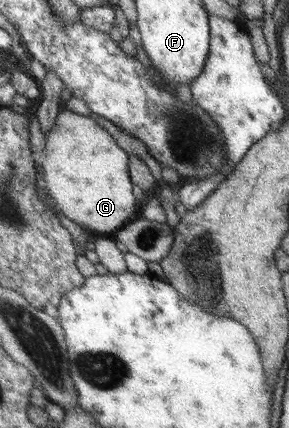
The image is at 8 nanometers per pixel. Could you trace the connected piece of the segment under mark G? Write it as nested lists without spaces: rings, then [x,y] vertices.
[[[62,109],[56,117],[54,127],[48,132],[45,145],[44,157],[41,161],[43,189],[70,221],[87,228],[96,236],[111,237],[122,230],[128,221],[132,221],[130,217],[136,213],[136,207],[134,207],[136,197],[132,195],[128,155],[112,141],[112,137],[98,125],[95,118]]]

